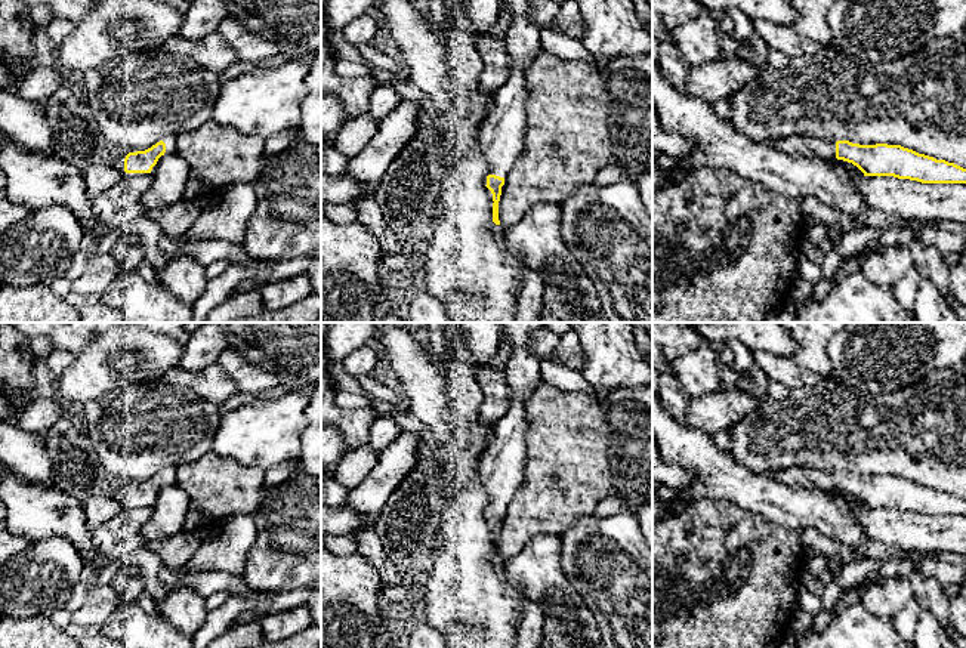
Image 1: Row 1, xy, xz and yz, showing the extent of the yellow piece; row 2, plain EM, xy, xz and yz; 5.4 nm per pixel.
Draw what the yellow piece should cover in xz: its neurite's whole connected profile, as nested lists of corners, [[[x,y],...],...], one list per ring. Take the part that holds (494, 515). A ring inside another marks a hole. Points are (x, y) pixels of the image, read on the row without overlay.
[[[501,323],[513,354],[504,376],[512,396],[506,414],[494,425],[493,438],[481,456],[478,481],[488,496],[487,519],[493,525],[493,553],[499,552],[499,533],[504,509],[524,481],[527,463],[525,401],[540,382],[540,362],[530,349],[533,336],[546,328],[544,323]]]

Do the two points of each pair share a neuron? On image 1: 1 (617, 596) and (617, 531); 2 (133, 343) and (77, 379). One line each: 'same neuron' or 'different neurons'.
1: same neuron
2: same neuron

